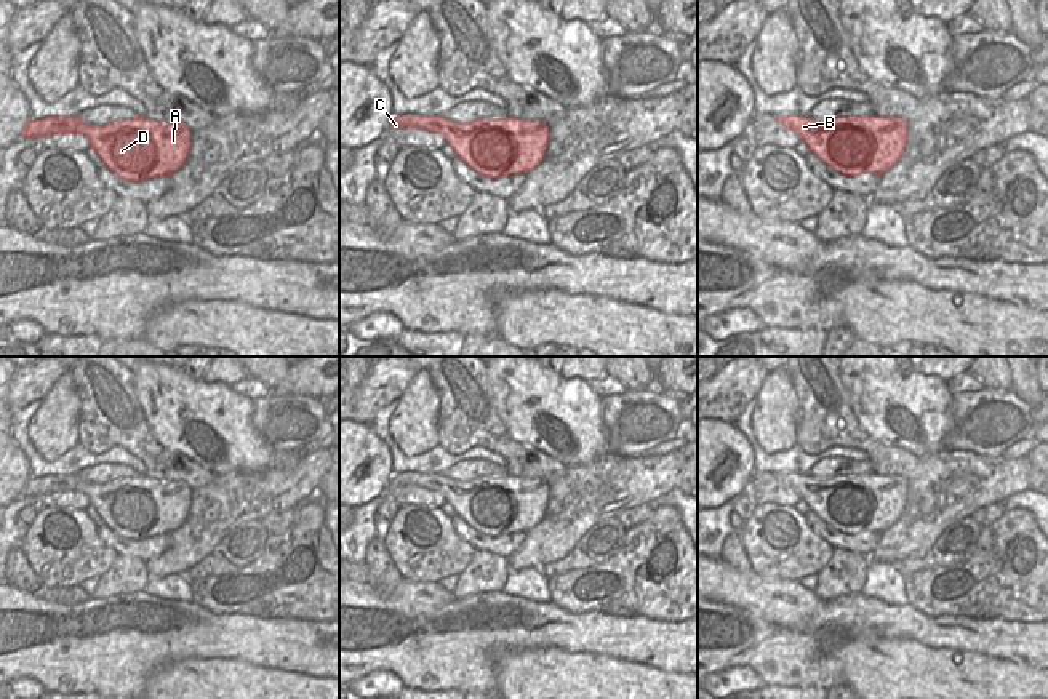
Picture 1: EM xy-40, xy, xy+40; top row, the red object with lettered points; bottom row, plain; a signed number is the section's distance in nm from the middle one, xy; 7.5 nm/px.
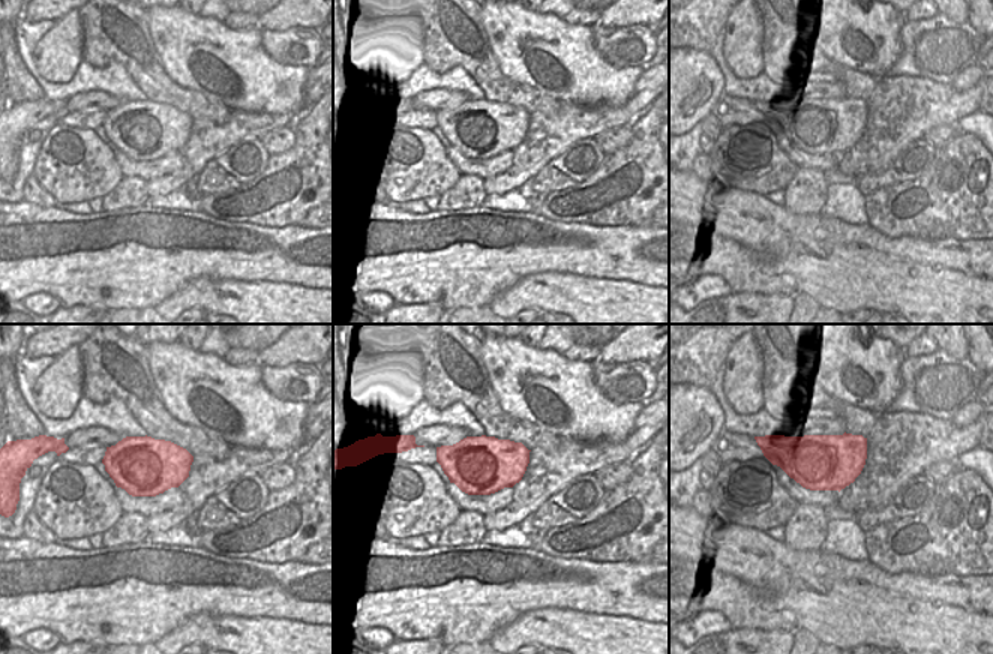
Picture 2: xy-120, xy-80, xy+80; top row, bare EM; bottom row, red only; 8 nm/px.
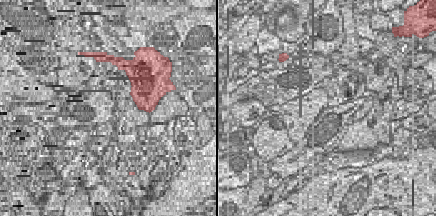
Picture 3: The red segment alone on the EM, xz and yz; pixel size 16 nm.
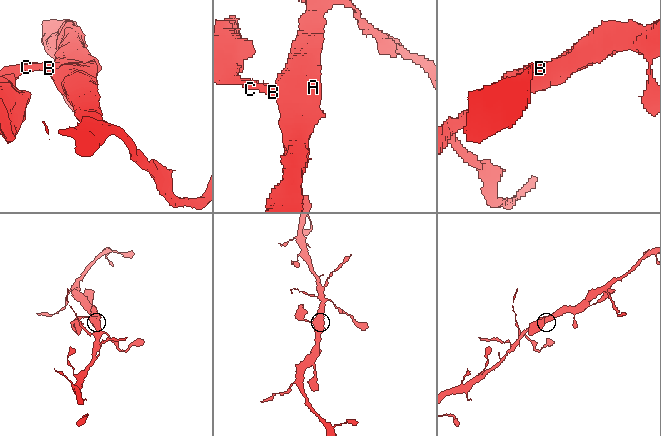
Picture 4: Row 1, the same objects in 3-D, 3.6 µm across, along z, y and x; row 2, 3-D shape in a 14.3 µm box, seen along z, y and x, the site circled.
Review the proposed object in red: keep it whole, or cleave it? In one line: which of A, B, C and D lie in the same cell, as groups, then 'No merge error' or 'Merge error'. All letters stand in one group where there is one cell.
Groups: A B C D. No merge error.

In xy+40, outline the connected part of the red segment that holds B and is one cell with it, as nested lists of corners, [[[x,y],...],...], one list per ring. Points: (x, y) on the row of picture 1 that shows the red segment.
[[[776,117],[786,130],[797,133],[810,152],[845,176],[878,174],[893,168],[907,146],[909,123],[899,117],[838,117],[821,122],[810,117]]]

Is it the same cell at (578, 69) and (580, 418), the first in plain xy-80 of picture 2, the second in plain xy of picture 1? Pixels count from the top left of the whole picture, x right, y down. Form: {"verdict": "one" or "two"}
{"verdict": "one"}

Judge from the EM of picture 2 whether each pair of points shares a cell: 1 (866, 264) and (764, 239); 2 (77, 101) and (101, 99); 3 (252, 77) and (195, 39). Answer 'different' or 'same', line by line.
1: same
2: same
3: same

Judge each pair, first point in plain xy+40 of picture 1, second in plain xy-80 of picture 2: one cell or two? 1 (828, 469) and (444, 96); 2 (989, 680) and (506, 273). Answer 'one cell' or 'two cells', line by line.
1: one cell
2: two cells

